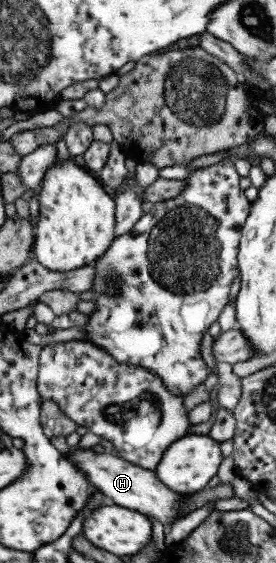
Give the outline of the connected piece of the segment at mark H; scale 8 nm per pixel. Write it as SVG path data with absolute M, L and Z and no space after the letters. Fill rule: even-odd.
M78 446L72 448L72 453L66 453L66 458L78 466L90 484L107 498L110 503L124 508L138 511L148 518L159 520L167 528L176 521L178 509L182 505L182 499L188 494L178 494L170 490L166 484L158 480L155 471L143 469L141 466L128 462L114 453L96 453L91 449L84 449Z

